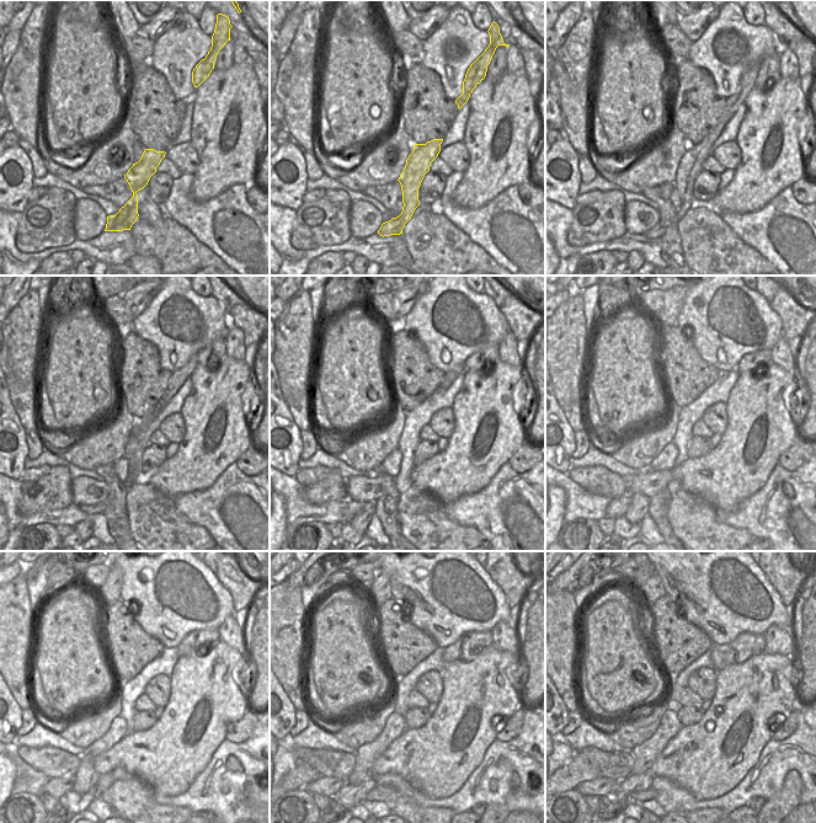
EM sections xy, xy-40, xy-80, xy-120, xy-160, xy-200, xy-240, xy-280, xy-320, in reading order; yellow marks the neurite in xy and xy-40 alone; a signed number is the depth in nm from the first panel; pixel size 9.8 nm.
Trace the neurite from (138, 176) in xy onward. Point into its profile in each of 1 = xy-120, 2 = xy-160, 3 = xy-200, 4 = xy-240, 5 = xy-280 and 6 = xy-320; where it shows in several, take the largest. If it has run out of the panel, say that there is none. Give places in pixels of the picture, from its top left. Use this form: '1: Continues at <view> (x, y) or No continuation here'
1: Continues at xy-120 (143, 427)
2: Continues at xy-160 (351, 508)
3: Continues at xy-200 (616, 508)
4: Continues at xy-240 (57, 786)
5: Continues at xy-280 (328, 786)
6: Continues at xy-320 (601, 786)

